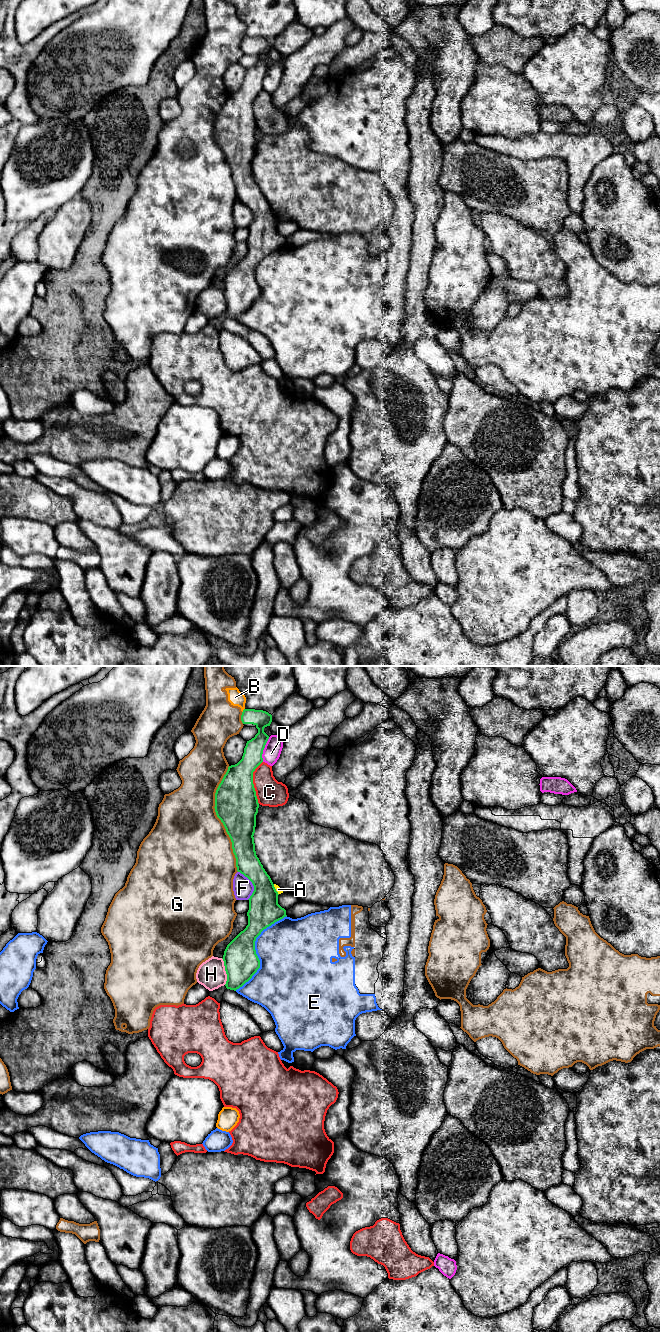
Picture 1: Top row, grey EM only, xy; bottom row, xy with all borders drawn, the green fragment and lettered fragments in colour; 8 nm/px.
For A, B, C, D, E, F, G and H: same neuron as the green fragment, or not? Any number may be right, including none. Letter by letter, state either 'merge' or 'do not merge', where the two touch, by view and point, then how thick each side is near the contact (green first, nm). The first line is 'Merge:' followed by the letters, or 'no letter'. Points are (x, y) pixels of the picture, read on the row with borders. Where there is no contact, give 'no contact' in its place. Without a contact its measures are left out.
Merge: no letter
A: do not merge; contact xy (275, 889); calibres 260 and 50 nm
B: do not merge; contact xy (243, 710); calibres 140 and 120 nm
C: do not merge; contact xy (252, 782); calibres 360 and 220 nm
D: do not merge; contact xy (263, 749); calibres 170 and 140 nm
E: do not merge; contact xy (255, 950); calibres 280 and 460 nm
F: do not merge; contact xy (252, 883); calibres 260 and 160 nm
G: do not merge; contact xy (219, 818); calibres 360 and 500 nm
H: do not merge; contact xy (225, 970); calibres 280 and 220 nm

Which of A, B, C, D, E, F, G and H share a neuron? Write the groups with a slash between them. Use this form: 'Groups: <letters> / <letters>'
Groups: A F / B G / C / D / E / H

